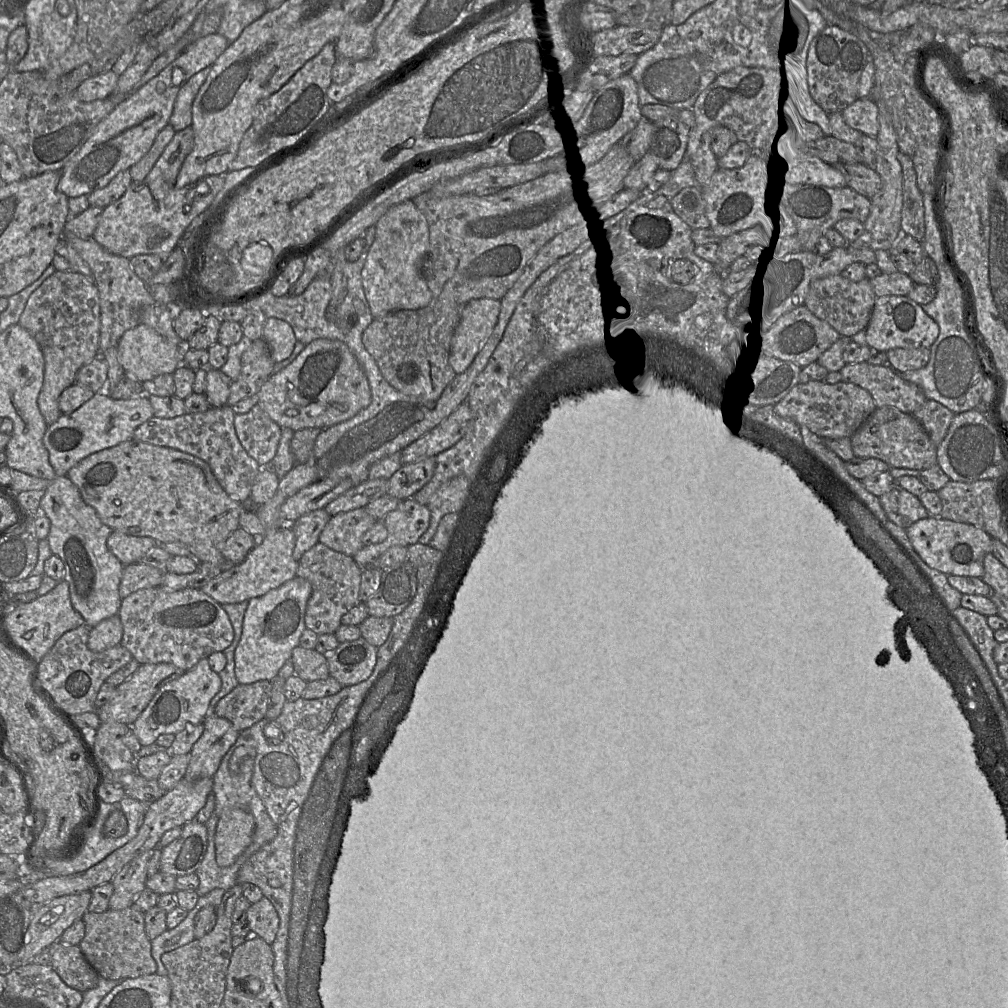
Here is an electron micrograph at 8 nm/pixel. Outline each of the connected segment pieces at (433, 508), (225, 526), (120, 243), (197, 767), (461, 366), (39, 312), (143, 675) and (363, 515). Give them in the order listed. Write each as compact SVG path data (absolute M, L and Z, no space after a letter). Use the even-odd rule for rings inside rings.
M463 476L454 477L441 486L430 498L426 507L430 511L428 529L419 538L419 543L429 545L440 520L449 513L458 513L463 506L468 490L468 481Z
M131 439L85 457L73 466L65 476L67 476L77 486L83 500L96 510L101 521L105 525L111 527L113 531L119 531L132 536L151 537L155 539L158 544L181 542L189 548L191 557L193 557L198 563L221 565L227 561L222 555L222 550L227 538L234 531L240 528L239 517L242 509L242 503L236 501L225 492L217 481L209 464L202 459L173 448L162 447Z
M191 126L176 132L146 178L132 182L117 201L103 209L92 238L115 255L130 259L136 255L156 254L165 261L186 228L210 207L225 183L225 174L219 174L203 177L183 188L175 187L179 170L193 146Z
M209 712L203 721L204 731L190 752L190 762L184 779L213 777L221 761L240 732L225 718Z
M477 298L464 306L450 345L449 364L456 374L464 372L473 362L483 343L497 323L500 301Z
M72 270L55 271L30 295L19 324L34 337L44 355L44 381L38 407L49 426L62 415L58 403L61 393L75 383L81 367L101 355L100 300L96 284Z
M170 663L141 664L128 679L116 687L113 698L97 708L101 723L133 725L158 690L185 672Z
M364 508L332 516L319 536L319 542L336 552L353 557L363 546L362 537L377 520Z

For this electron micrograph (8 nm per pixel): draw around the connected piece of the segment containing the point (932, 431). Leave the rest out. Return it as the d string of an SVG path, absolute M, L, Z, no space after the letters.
M927 400L912 415L923 426L937 447L944 439L955 414L939 402Z

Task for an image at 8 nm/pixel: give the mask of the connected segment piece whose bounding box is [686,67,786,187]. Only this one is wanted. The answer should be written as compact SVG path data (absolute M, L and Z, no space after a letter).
M738 67L719 75L697 98L694 106L694 125L690 129L686 146L686 158L691 163L699 187L708 182L718 169L717 157L711 148L711 133L717 126L732 130L738 141L748 144L752 154L769 149L783 136L786 128L786 111L783 109L776 89L770 85L767 72L761 68Z

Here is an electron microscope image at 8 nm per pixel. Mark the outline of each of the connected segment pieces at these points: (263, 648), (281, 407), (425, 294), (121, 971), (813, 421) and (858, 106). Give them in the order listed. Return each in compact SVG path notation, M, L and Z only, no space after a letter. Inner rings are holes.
M295 577L280 587L270 590L261 597L248 601L240 642L235 650L235 675L239 684L250 684L257 681L272 681L287 661L290 661L292 651L299 645L301 634L306 629L305 612L307 602L312 593L309 581Z
M315 339L288 366L273 373L255 396L257 404L281 428L328 428L354 417L371 402L368 379L342 341Z
M407 200L393 206L375 224L375 238L361 272L362 286L374 319L392 311L426 307L432 298L422 276L422 264L429 249L429 227L425 216Z
M135 905L103 913L86 912L82 918L85 936L78 945L99 977L109 980L137 978L155 974L157 964L151 954L151 940L145 933L144 913Z
M821 380L799 383L773 407L773 410L783 418L806 426L822 438L850 438L876 407L871 394L856 384L842 380L830 384Z
M859 97L841 113L847 125L876 138L879 132L879 109L871 97Z

